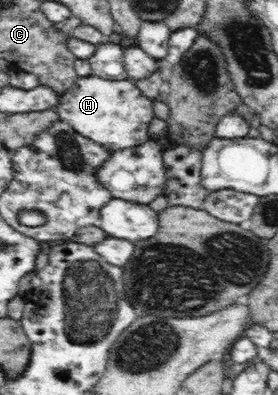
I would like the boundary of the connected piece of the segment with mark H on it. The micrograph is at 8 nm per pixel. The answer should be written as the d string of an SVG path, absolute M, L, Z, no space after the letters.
M93 74L78 77L73 88L61 93L55 110L59 120L69 123L78 134L109 152L131 149L148 142L148 128L155 117L152 99L141 93L129 78L105 80Z

